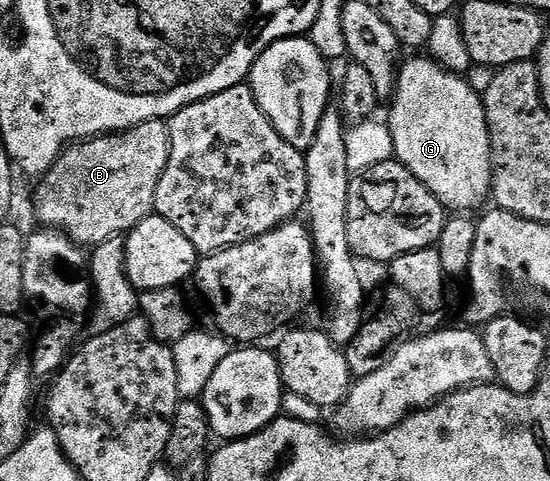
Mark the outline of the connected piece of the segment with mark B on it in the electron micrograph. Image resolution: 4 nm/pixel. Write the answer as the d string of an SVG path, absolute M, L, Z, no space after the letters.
M163 120L144 121L127 131L96 135L92 139L67 146L62 155L41 176L42 183L33 188L35 213L43 228L64 231L71 239L83 245L97 245L118 236L125 236L140 221L154 214L156 185L168 165L170 156L170 129Z

